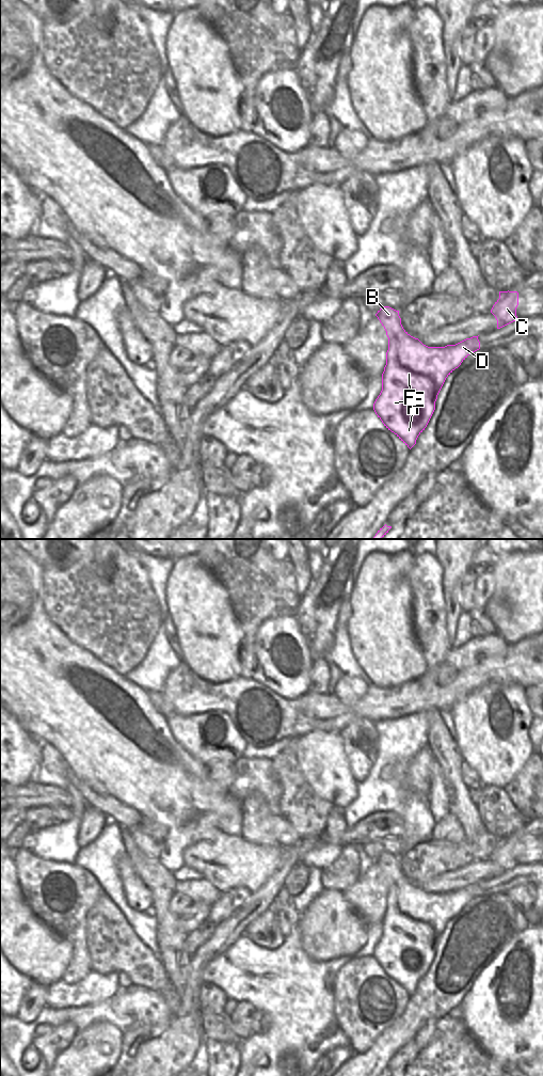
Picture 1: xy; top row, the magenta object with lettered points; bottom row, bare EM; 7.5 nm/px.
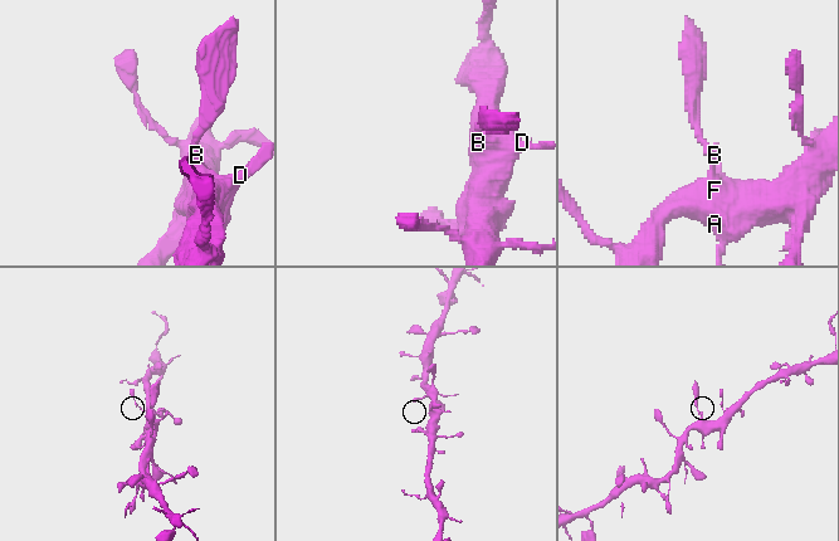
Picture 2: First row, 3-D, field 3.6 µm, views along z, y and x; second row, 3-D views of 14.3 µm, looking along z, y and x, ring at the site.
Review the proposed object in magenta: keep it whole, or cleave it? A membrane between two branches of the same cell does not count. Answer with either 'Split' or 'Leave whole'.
Leave whole

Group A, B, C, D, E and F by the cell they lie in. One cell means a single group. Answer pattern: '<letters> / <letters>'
A B C D E F

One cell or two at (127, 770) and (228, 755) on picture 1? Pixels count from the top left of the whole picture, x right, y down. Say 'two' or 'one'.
two

